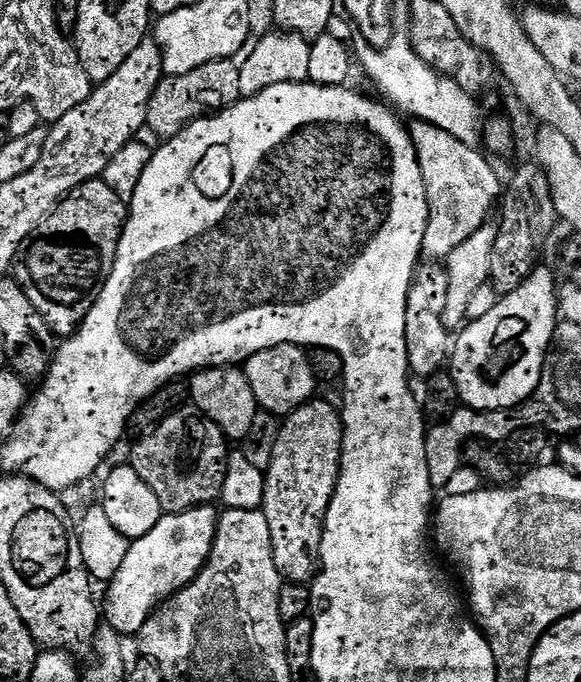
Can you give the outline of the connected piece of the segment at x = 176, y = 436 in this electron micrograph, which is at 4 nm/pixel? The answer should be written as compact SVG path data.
M185 406L178 412L171 412L152 432L141 435L132 448L130 465L137 471L150 490L154 492L164 514L188 512L191 508L202 508L217 503L222 494L222 482L226 482L226 466L230 441L214 422L210 422L195 407Z

